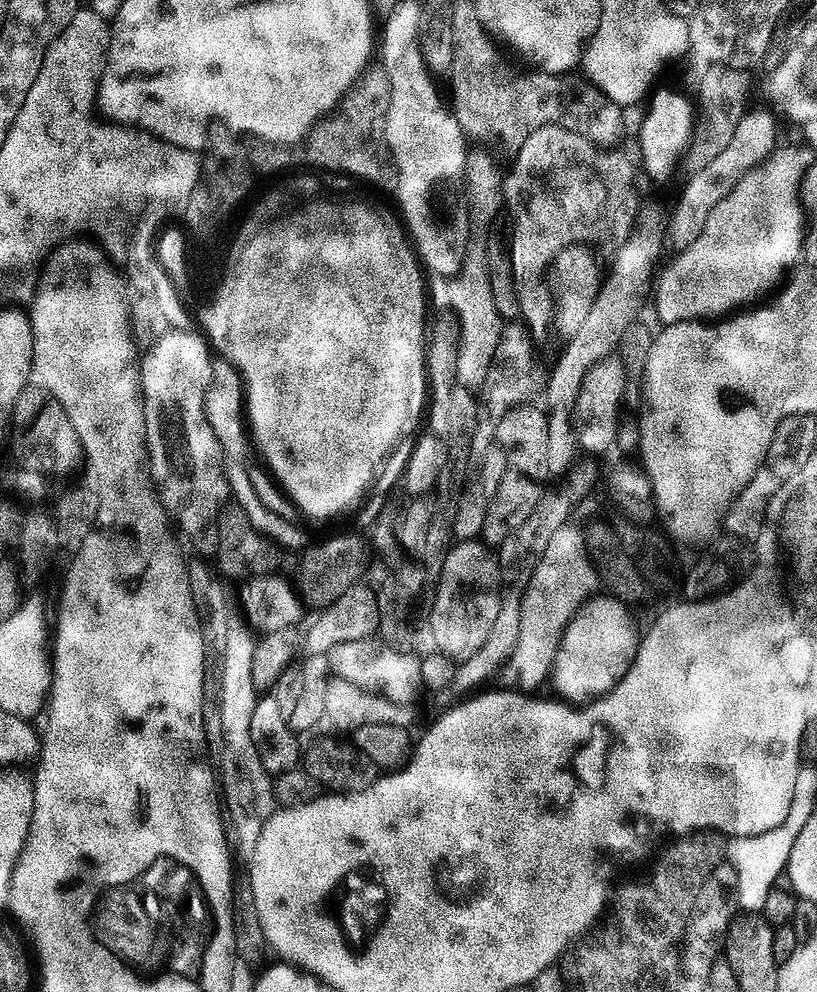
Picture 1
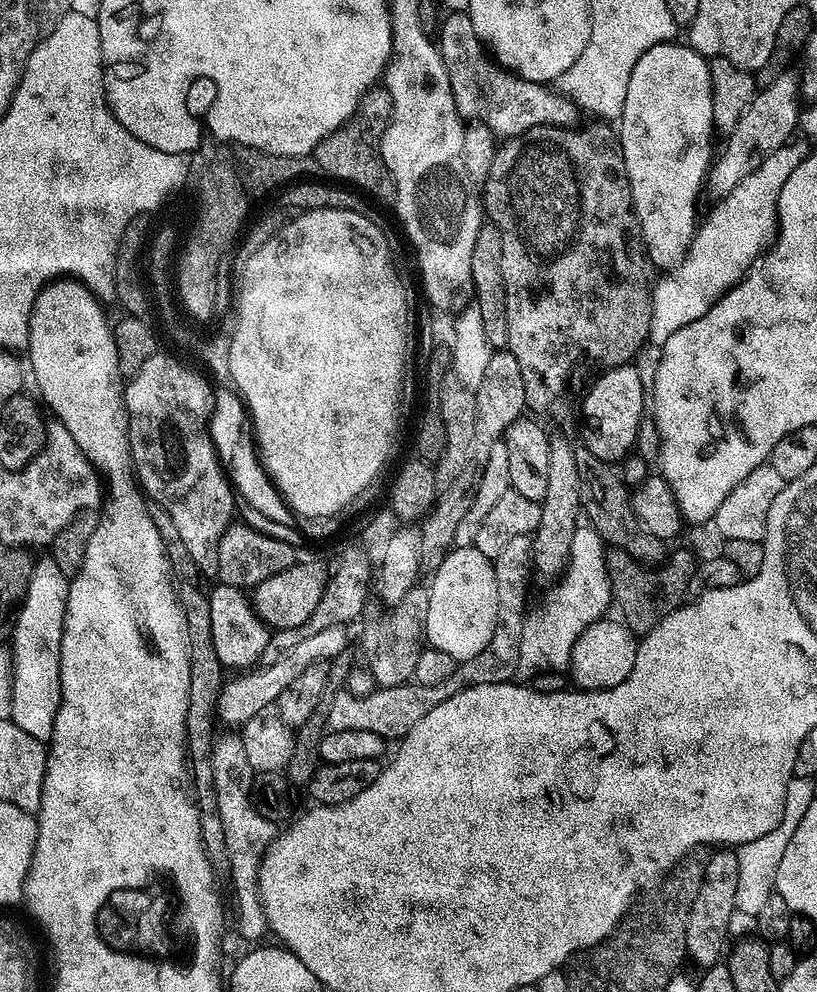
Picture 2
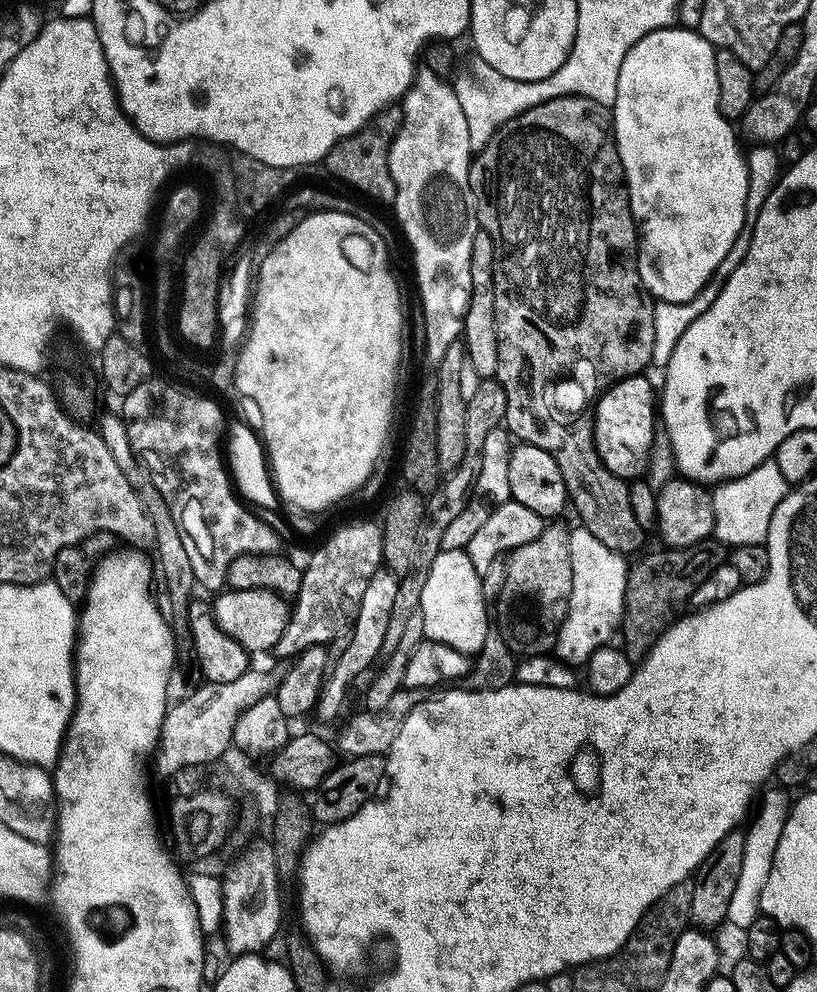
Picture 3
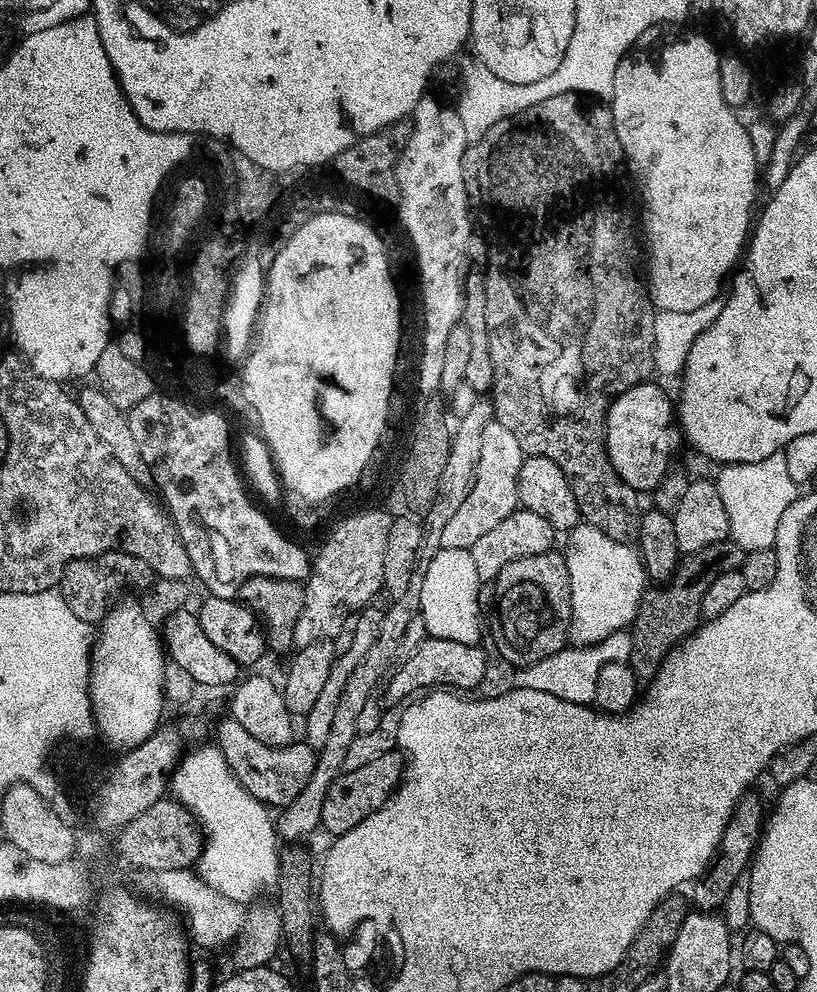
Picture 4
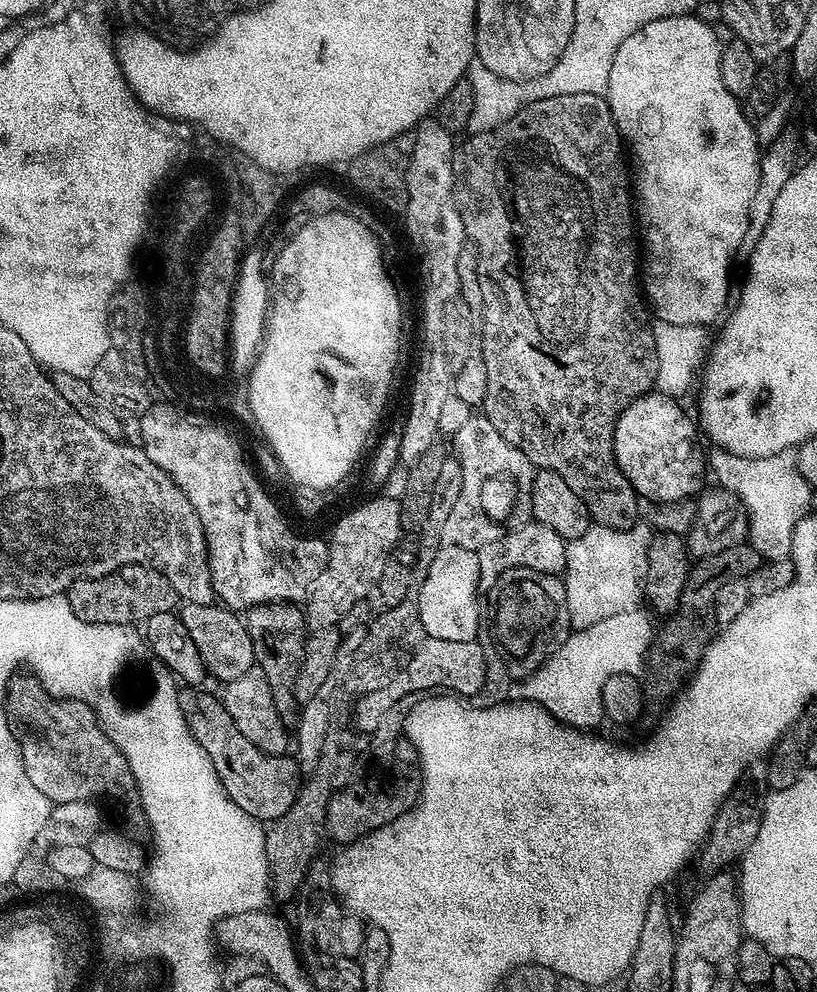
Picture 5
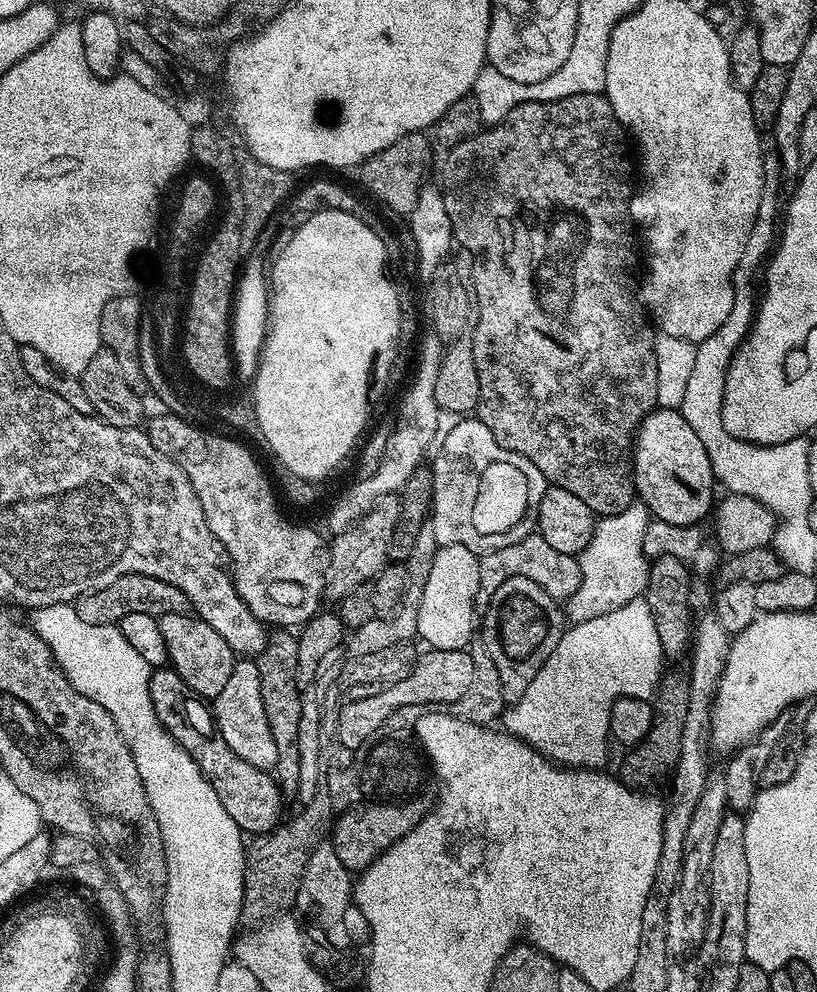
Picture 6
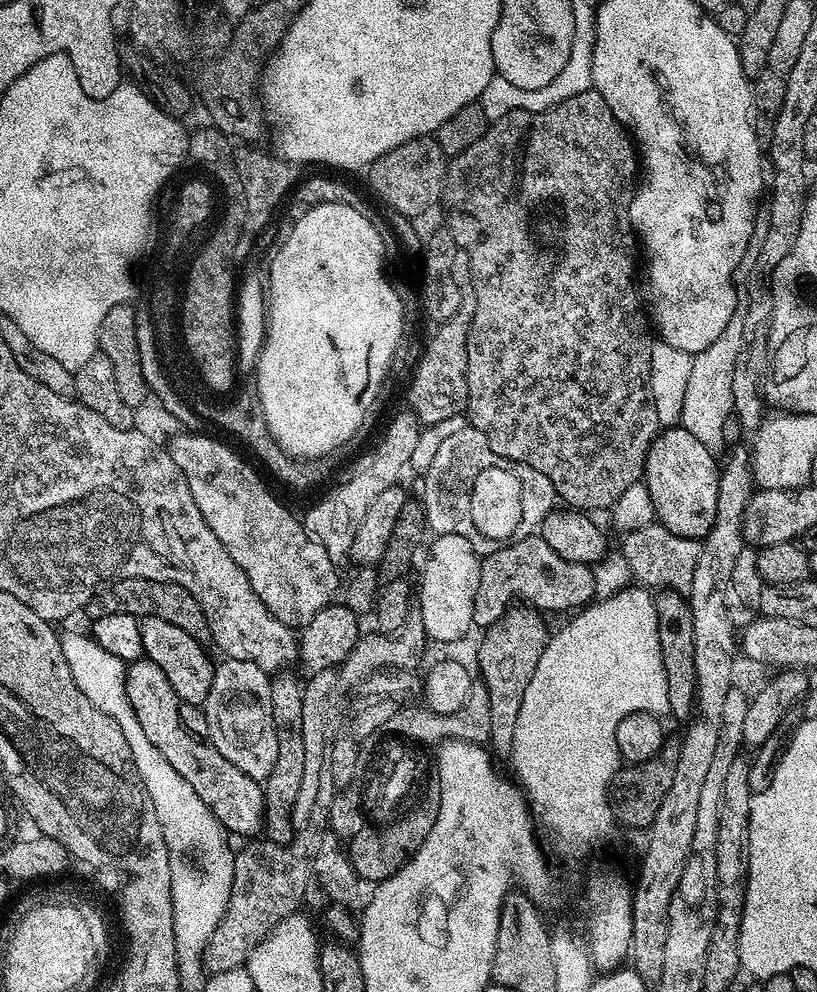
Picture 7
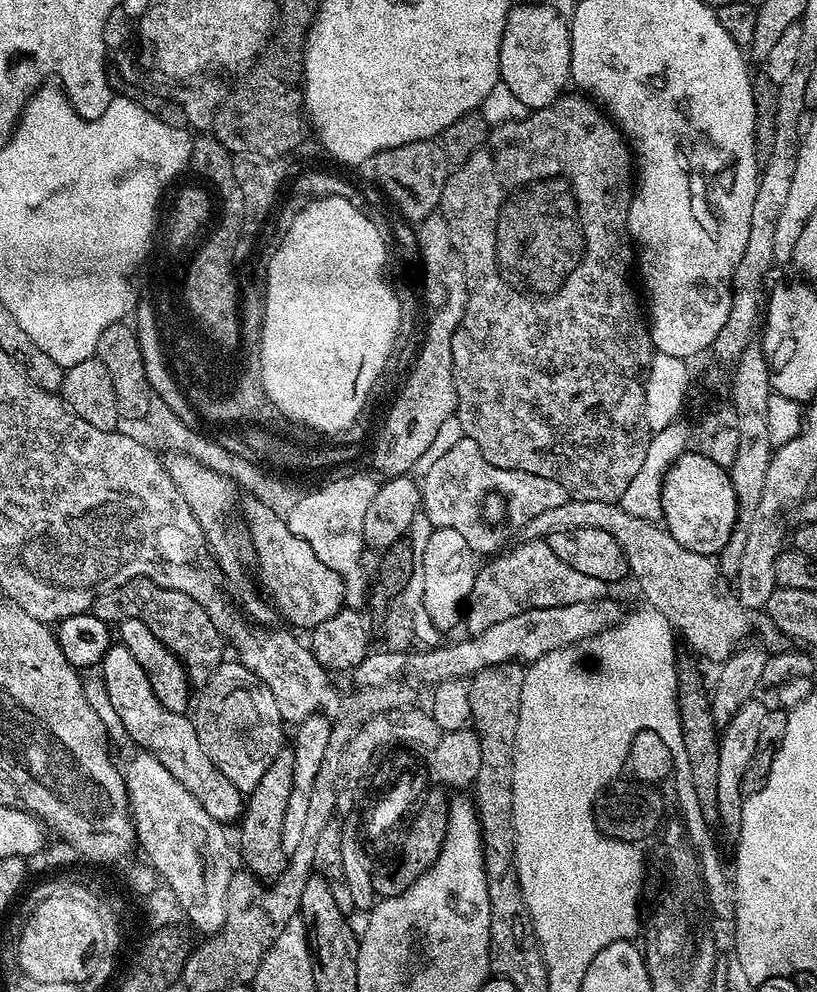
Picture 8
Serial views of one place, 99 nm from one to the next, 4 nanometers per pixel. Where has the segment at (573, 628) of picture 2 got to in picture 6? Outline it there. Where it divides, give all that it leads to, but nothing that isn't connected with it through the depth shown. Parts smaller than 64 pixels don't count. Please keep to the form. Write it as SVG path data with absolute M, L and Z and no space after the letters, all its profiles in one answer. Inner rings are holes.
M634 502L613 516L601 516L596 529L578 557L580 585L566 602L566 616L572 624L581 624L590 618L602 618L618 606L641 599L648 587L649 557L644 555L644 535L650 519L648 507Z

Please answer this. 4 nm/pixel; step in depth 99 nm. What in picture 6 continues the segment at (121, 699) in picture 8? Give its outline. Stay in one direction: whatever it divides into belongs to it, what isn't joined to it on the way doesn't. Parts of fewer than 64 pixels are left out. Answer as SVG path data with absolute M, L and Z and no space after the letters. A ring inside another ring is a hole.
M160 666L153 671L146 691L150 694L152 709L160 719L160 725L185 752L191 754L210 786L214 786L214 794L218 794L222 806L226 806L226 814L234 818L241 833L259 834L277 827L282 820L282 797L275 775L258 766L250 766L246 758L238 758L238 754L230 750L230 746L217 733L212 709L202 697L192 692L170 666Z

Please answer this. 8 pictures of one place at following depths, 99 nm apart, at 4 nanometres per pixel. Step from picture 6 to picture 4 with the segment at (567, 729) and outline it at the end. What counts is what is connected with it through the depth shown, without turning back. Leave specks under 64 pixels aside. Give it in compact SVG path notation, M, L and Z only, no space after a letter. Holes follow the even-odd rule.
M624 630L610 634L597 644L565 646L561 652L544 656L538 662L527 664L525 668L517 668L514 674L514 688L542 690L546 694L566 698L566 702L591 705L596 698L598 670L602 670L602 666L610 662L627 661L632 655L632 646L632 637Z

